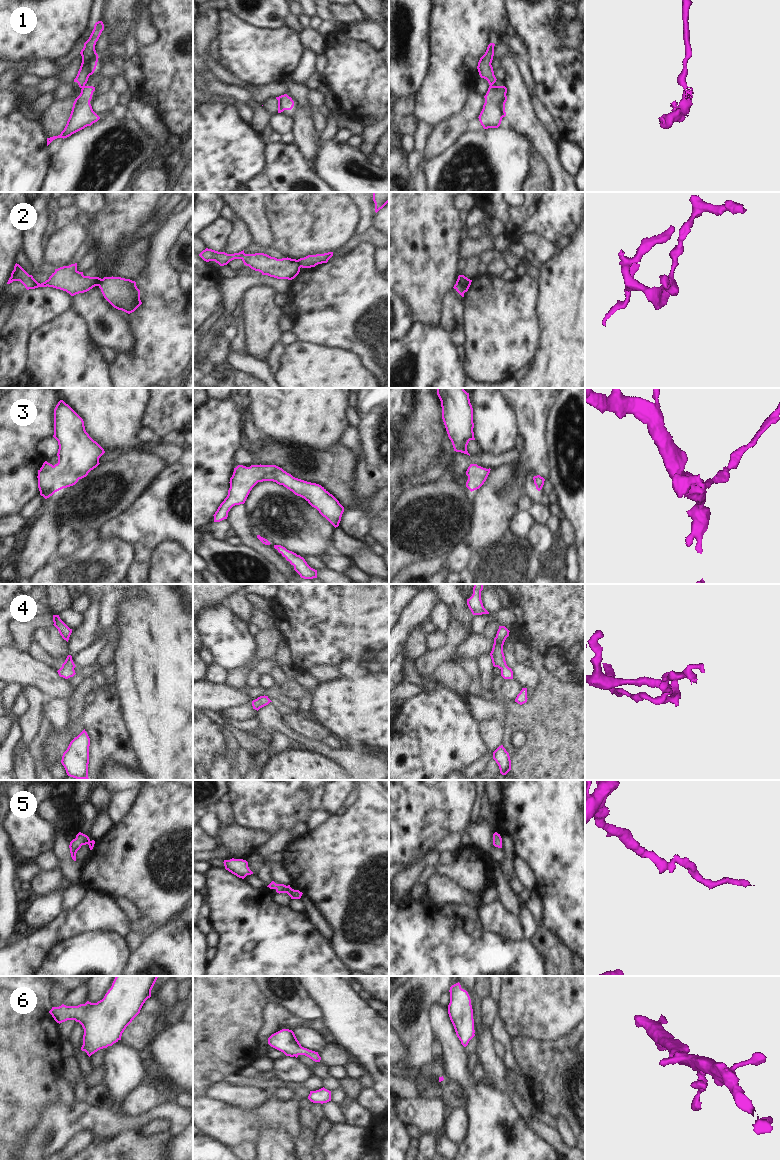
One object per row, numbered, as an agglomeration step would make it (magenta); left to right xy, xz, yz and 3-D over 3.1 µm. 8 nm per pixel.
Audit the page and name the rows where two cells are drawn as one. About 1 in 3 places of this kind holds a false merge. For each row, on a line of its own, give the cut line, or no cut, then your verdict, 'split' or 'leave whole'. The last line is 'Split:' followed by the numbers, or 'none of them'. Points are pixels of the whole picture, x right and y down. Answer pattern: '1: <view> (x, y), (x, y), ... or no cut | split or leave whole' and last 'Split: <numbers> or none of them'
1: xy (84, 85), (82, 88) | split
2: yz (456, 281), (464, 292) | split
3: no cut | leave whole
4: no cut | leave whole
5: no cut | leave whole
6: no cut | leave whole
Split: 1, 2

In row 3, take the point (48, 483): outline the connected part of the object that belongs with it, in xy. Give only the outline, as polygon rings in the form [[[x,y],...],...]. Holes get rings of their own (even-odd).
[[[60,400],[54,409],[54,435],[58,441],[58,463],[54,466],[45,461],[38,470],[38,488],[40,495],[45,499],[55,492],[75,485],[79,479],[88,475],[96,468],[99,458],[105,453],[104,449],[94,441],[85,430],[83,419],[63,400]]]

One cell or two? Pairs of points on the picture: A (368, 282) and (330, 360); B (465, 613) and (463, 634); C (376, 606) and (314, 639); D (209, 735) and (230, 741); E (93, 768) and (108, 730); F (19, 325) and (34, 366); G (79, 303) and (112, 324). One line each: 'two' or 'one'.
A: two
B: two
C: one
D: two
E: one
F: two
G: one

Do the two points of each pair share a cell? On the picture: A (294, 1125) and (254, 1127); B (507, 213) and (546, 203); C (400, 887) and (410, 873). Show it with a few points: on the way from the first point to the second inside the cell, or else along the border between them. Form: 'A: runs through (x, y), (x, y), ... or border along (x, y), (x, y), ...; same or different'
A: runs through (284, 1119), (264, 1119); same
B: runs through (517, 213), (536, 213); same
C: runs through (402, 884), (409, 876); same

